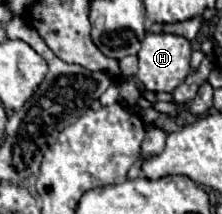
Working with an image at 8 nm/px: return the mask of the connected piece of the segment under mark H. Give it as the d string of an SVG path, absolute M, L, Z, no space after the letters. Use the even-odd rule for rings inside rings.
M147 34L143 38L143 42L141 42L141 50L139 50L137 56L139 56L137 80L151 92L171 92L191 72L191 68L189 68L191 44L183 36L175 36L175 34Z

